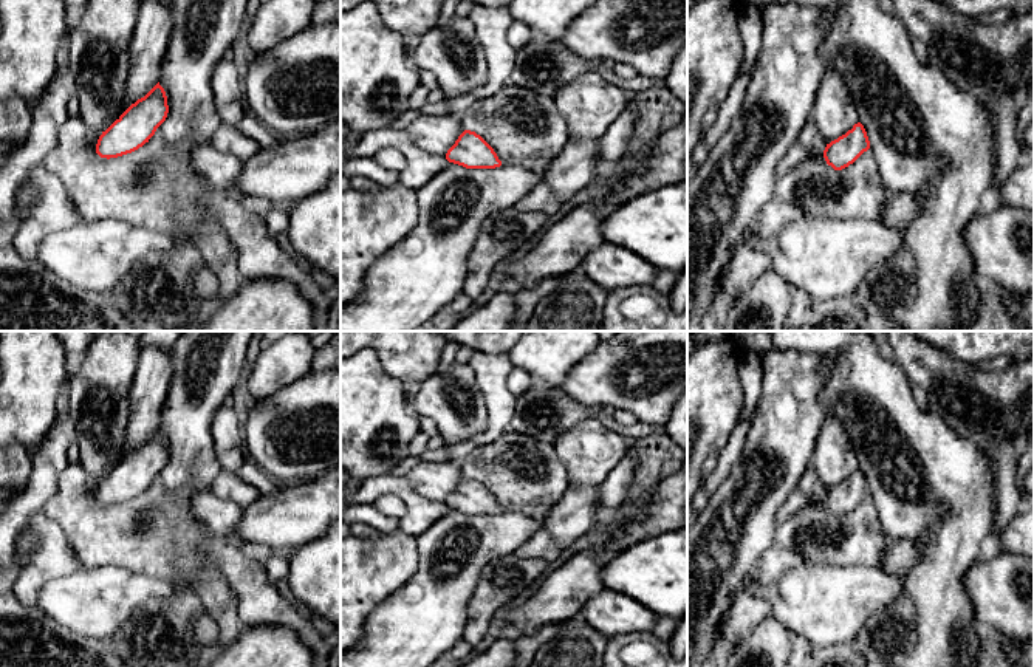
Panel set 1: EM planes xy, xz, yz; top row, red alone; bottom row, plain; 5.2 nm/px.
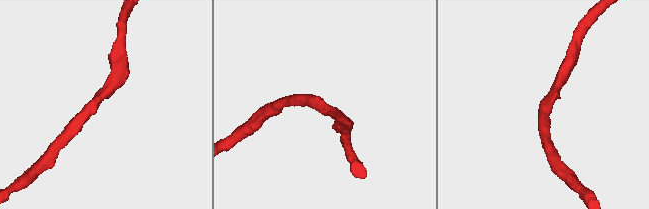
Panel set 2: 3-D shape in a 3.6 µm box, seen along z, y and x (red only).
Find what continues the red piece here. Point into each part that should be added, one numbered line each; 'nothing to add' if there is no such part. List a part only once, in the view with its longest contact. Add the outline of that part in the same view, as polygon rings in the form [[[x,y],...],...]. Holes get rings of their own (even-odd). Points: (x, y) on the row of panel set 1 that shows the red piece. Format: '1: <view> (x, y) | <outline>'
1: xy (150, 37) | [[[156,0],[141,3],[132,34],[130,70],[125,94],[111,122],[138,99],[144,97],[159,80],[161,65],[169,46],[173,26],[172,6]]]

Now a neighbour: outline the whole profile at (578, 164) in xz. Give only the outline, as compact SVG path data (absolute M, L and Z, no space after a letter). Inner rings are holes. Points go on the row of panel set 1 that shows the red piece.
M570 139L563 152L545 170L548 184L560 203L568 201L602 170L599 139Z

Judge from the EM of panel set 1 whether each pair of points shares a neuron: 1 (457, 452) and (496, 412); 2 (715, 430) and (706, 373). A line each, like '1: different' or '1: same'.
1: same
2: same

